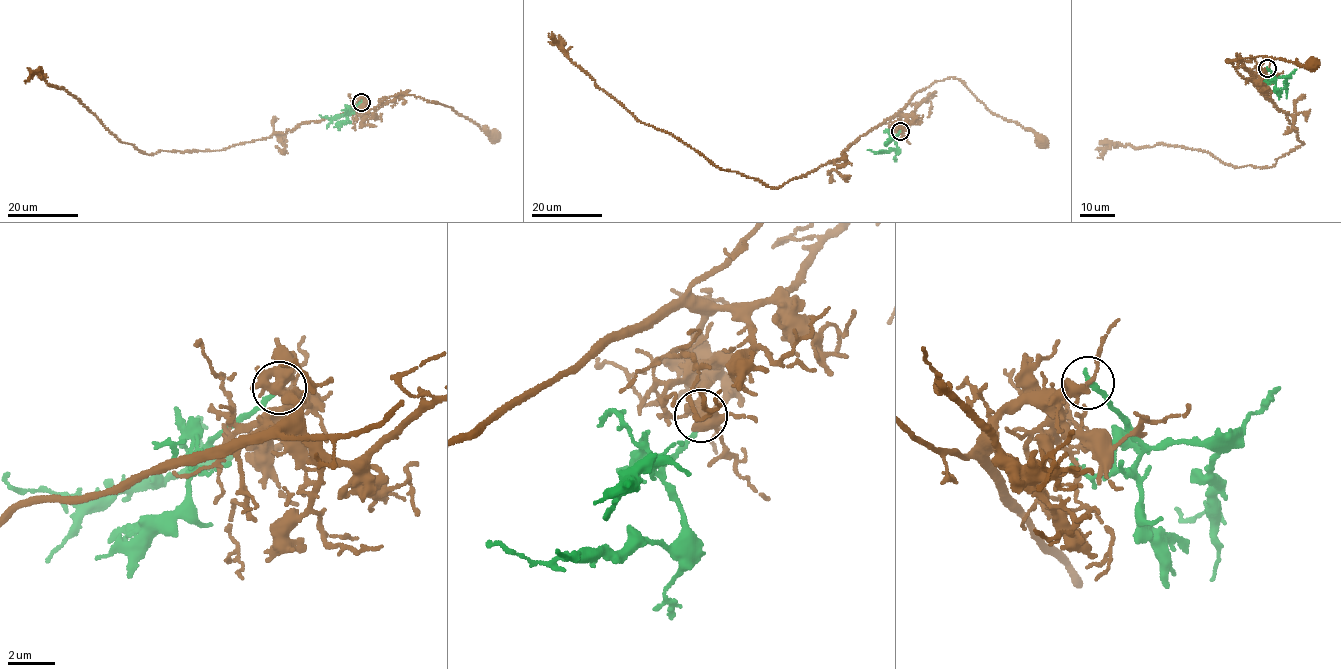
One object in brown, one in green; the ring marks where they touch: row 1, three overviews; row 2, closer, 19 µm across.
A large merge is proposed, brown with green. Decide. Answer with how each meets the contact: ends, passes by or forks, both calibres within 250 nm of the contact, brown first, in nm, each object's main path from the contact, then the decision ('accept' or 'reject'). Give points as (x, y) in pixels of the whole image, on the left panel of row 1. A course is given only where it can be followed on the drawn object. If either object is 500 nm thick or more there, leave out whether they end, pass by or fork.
brown passes by; green ends there; 170 nm thick on the brown side, 220 nm on the other; brown runs (362, 101), (365, 102), (362, 109), (374, 108), (385, 98), (409, 94), (449, 106), (495, 136); green runs (361, 101), (348, 114), (328, 117), (320, 114); reject

